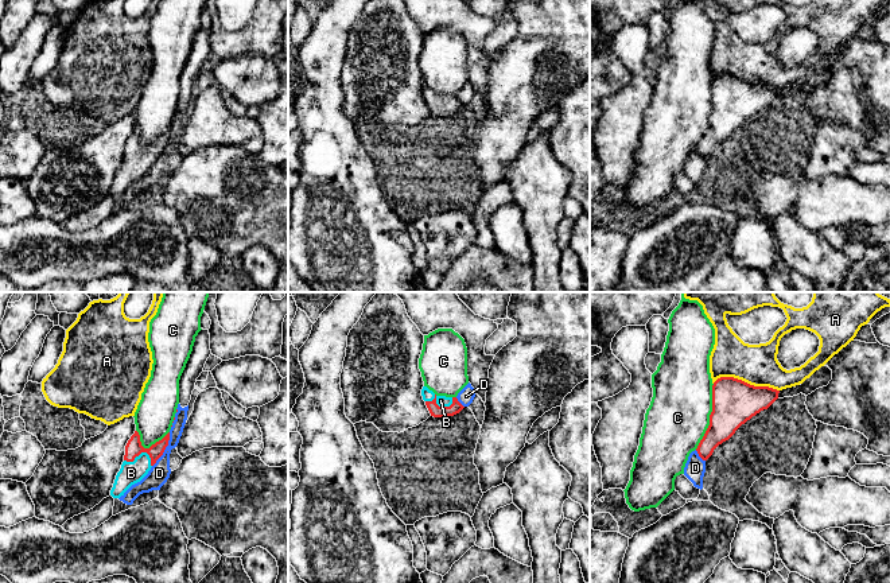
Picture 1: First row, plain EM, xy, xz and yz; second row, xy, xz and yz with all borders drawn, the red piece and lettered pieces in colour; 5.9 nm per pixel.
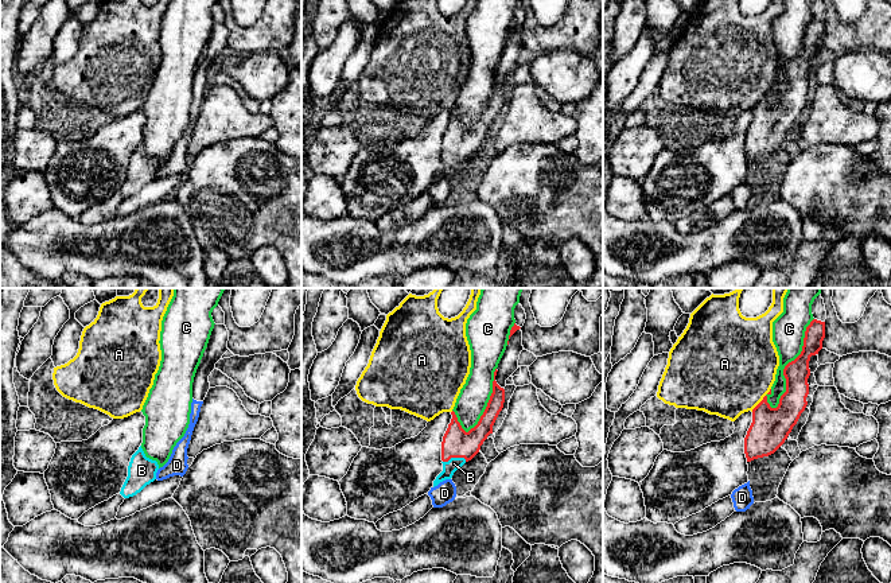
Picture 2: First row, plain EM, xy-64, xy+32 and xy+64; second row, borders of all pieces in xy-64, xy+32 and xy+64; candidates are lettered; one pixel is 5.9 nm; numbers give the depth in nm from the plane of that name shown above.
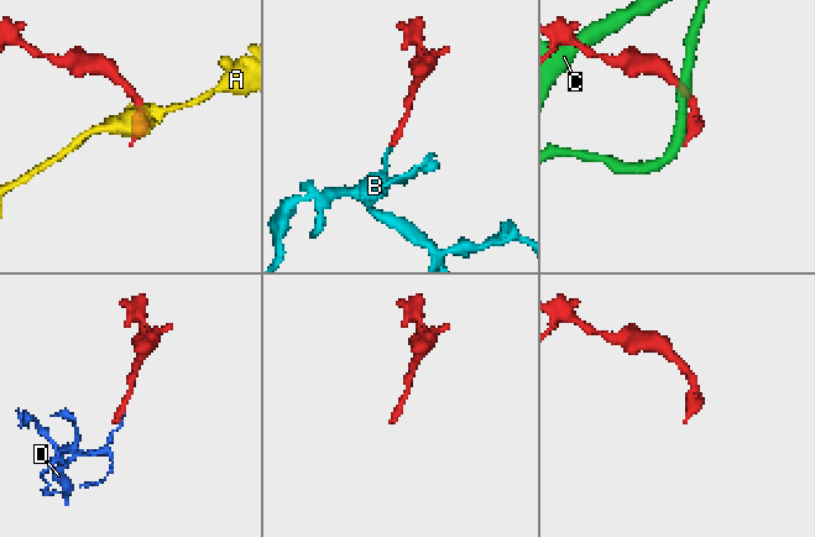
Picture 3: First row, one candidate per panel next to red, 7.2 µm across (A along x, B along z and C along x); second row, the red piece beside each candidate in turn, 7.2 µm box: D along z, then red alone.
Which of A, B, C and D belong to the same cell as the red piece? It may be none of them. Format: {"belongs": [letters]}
{"belongs": ["B"]}

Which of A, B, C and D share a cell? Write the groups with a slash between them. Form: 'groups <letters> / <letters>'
groups A / B / C / D

